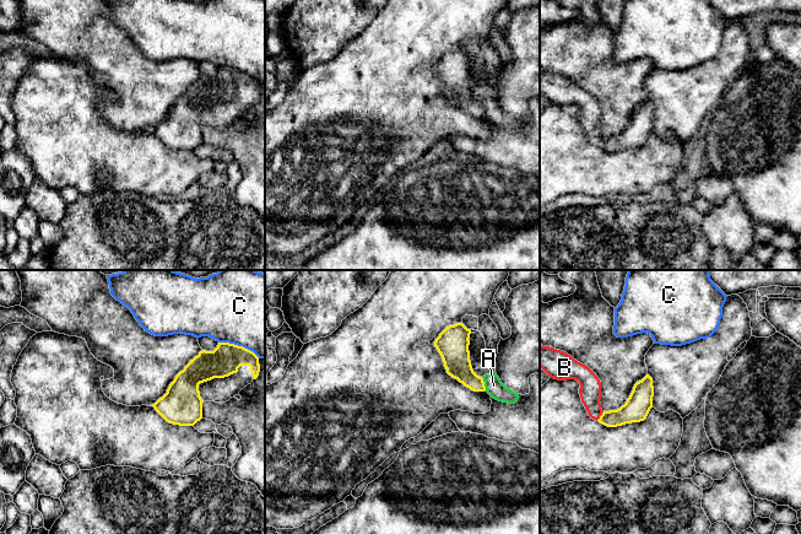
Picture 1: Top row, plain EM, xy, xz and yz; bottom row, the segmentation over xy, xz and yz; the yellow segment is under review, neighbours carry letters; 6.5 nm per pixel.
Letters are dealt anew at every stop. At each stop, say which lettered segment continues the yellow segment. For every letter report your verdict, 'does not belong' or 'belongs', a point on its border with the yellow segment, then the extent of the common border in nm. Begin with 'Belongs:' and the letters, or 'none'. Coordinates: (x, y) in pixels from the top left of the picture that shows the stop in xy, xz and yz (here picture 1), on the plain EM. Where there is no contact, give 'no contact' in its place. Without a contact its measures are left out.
Belongs: B
A: does not belong; contact xz (483, 108); length 90 nm
B: belongs; contact yz (600, 141); length 80 nm
C: does not belong; contact xy (239, 71); length 300 nm

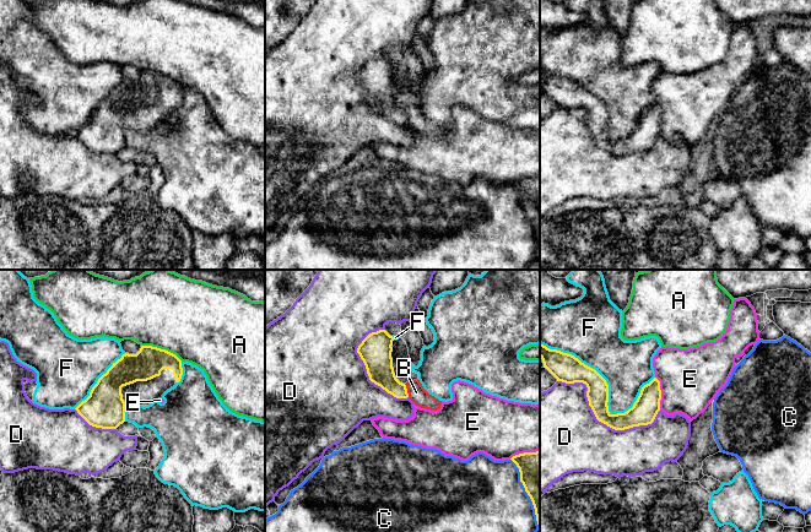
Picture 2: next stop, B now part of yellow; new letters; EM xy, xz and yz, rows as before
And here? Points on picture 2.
Belongs: none
A: does not belong; contact xy (162, 75); length 300 nm
B: does not belong; contact xz (406, 115); length 90 nm
C: does not belong; contact xz (526, 217); length 500 nm
D: does not belong; contact yz (599, 146); length 700 nm
E: does not belong; contact yz (660, 119); length 220 nm
F: does not belong; contact yz (607, 115); length 800 nm

